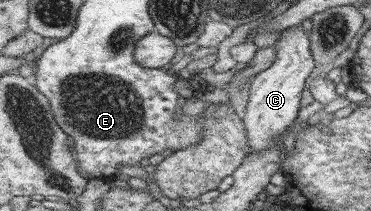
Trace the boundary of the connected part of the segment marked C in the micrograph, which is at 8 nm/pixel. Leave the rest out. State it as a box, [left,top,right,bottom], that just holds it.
[244,26,314,154]

